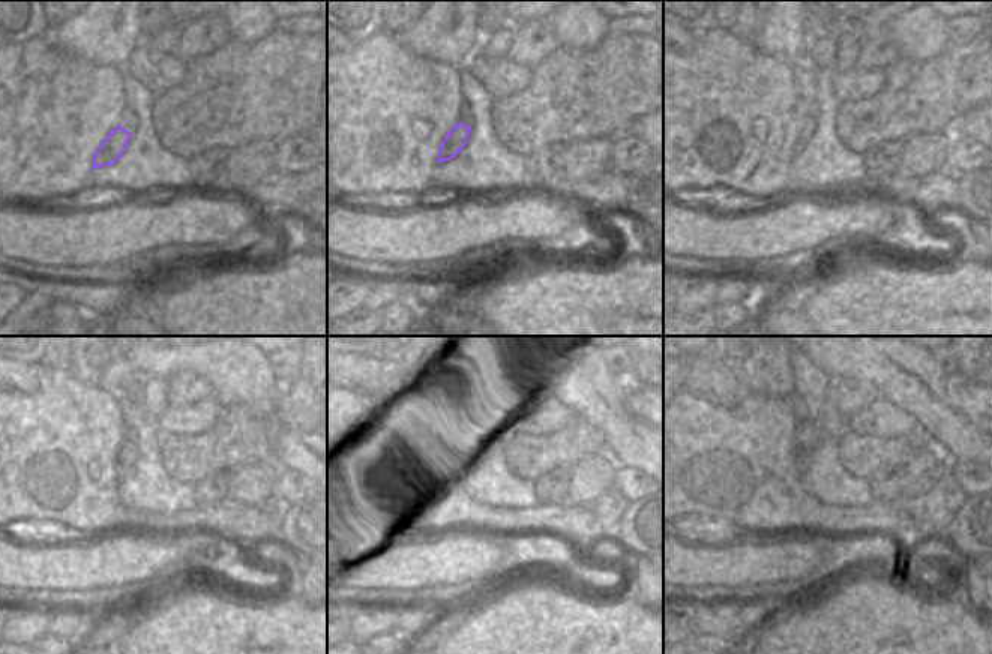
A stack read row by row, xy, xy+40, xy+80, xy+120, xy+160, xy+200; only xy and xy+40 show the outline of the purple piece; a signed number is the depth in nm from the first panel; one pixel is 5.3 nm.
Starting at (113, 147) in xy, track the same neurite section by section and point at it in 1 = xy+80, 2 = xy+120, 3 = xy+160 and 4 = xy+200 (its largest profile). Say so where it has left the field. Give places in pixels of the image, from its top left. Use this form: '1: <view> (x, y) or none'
1: xy+80 (802, 125)
2: xy+120 (126, 453)
3: xy+160 (465, 443)
4: xy+200 (808, 434)

